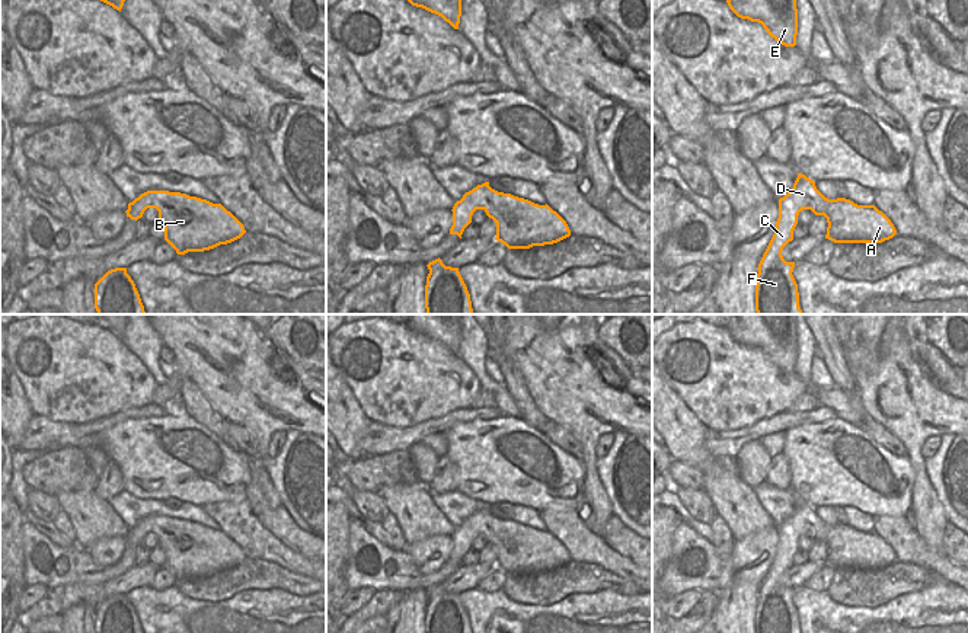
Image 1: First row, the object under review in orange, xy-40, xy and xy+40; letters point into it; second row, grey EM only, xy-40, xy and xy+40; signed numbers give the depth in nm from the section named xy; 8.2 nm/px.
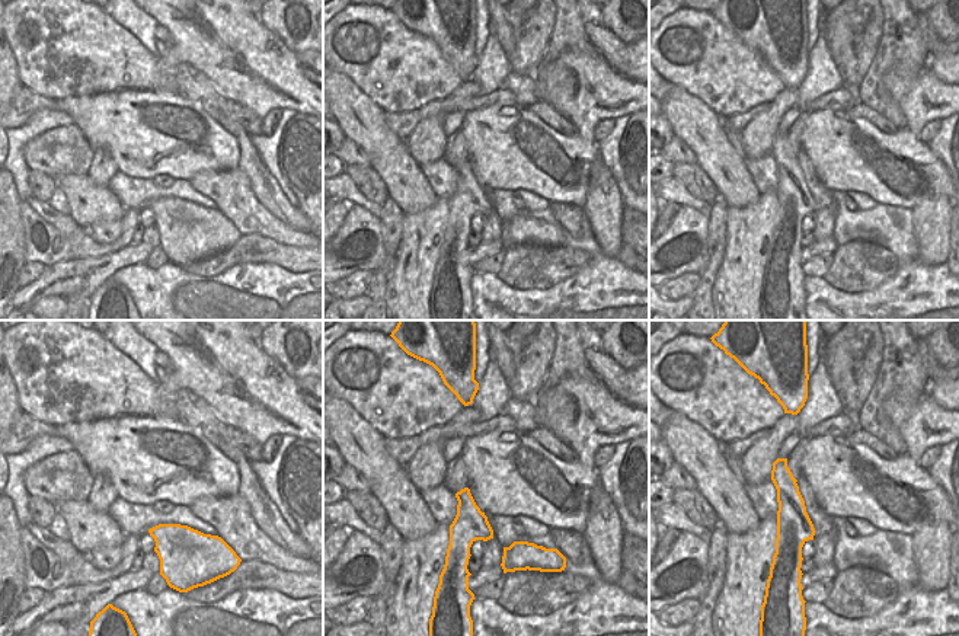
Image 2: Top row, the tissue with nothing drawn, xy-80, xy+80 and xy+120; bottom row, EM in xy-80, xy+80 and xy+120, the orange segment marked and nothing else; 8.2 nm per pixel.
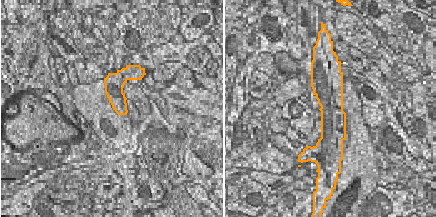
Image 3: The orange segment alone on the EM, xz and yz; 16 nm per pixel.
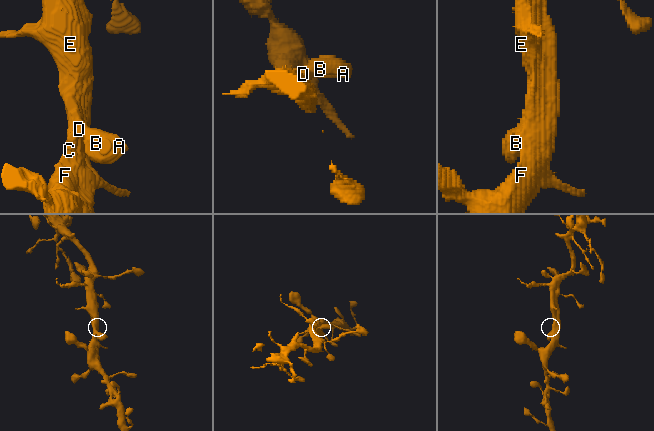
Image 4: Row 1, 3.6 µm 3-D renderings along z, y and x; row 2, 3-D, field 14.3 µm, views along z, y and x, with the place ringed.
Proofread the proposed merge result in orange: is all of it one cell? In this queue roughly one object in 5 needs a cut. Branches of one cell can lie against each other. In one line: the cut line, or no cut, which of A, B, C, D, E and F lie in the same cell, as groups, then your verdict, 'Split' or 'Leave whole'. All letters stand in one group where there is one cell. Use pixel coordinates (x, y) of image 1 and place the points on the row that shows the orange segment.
No split. Groups: A B C D E F. Leave whole

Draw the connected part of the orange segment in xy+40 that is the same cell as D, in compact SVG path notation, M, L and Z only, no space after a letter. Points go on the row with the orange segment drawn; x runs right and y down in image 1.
M798 173L792 191L779 199L776 230L758 263L757 314L802 314L792 275L795 262L786 262L782 256L783 247L793 240L802 210L827 218L825 239L834 243L882 243L897 234L891 220L875 205L857 205L846 198L828 199L814 180Z

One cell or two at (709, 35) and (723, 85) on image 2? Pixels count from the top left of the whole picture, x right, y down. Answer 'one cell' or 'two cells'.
one cell

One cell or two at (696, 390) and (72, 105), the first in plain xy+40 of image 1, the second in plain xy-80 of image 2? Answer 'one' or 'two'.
two

